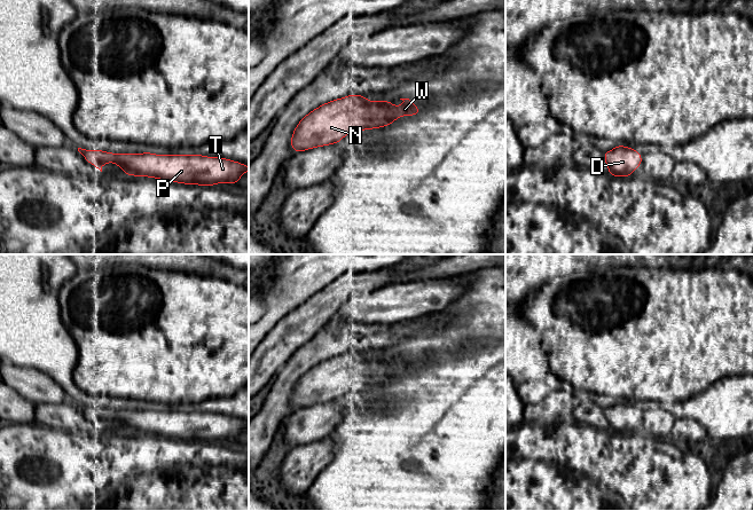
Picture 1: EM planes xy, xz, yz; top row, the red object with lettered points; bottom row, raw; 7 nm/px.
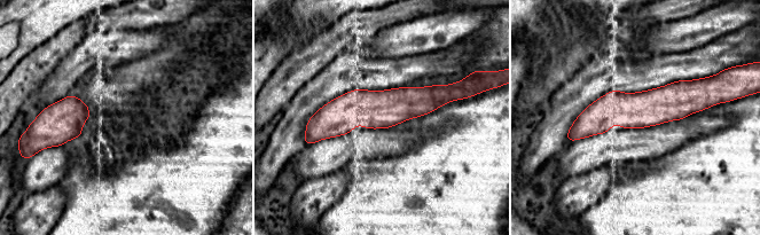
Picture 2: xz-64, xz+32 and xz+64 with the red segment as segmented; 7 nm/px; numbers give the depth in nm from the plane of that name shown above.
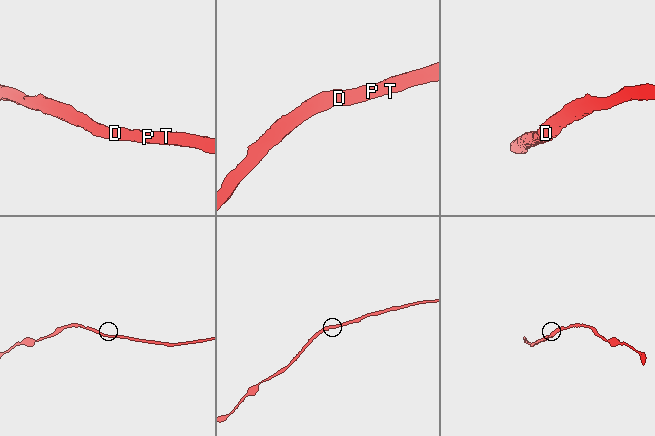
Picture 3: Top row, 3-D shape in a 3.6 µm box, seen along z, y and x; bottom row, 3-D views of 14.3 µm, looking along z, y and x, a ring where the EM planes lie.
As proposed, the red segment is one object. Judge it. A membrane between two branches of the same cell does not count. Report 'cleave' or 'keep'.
keep

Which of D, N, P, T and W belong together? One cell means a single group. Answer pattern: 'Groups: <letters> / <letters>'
Groups: D N P T W

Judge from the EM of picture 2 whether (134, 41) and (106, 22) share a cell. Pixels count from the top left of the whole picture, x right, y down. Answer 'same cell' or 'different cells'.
different cells

